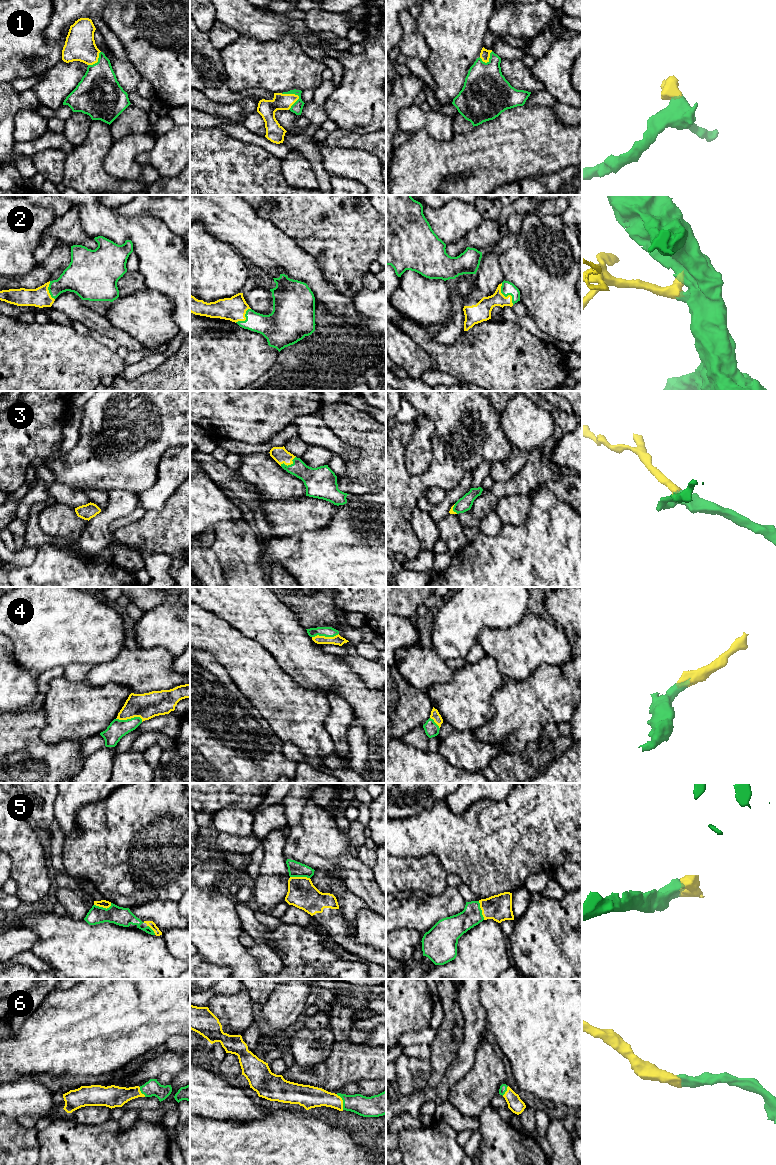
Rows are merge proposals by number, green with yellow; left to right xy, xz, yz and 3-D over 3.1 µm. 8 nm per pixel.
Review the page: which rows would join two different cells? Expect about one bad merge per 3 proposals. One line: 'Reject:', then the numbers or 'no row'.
Reject: no row

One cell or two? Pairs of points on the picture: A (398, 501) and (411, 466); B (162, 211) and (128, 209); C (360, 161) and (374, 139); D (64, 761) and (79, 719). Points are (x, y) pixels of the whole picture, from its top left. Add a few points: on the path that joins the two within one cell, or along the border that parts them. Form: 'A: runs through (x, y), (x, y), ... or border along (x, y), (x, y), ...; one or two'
A: border along (404, 453), (412, 475), (431, 463); two
B: runs through (154, 207), (136, 207); one
C: border along (343, 147), (366, 150), (375, 156); two
D: border along (78, 740), (61, 740), (48, 743); two

